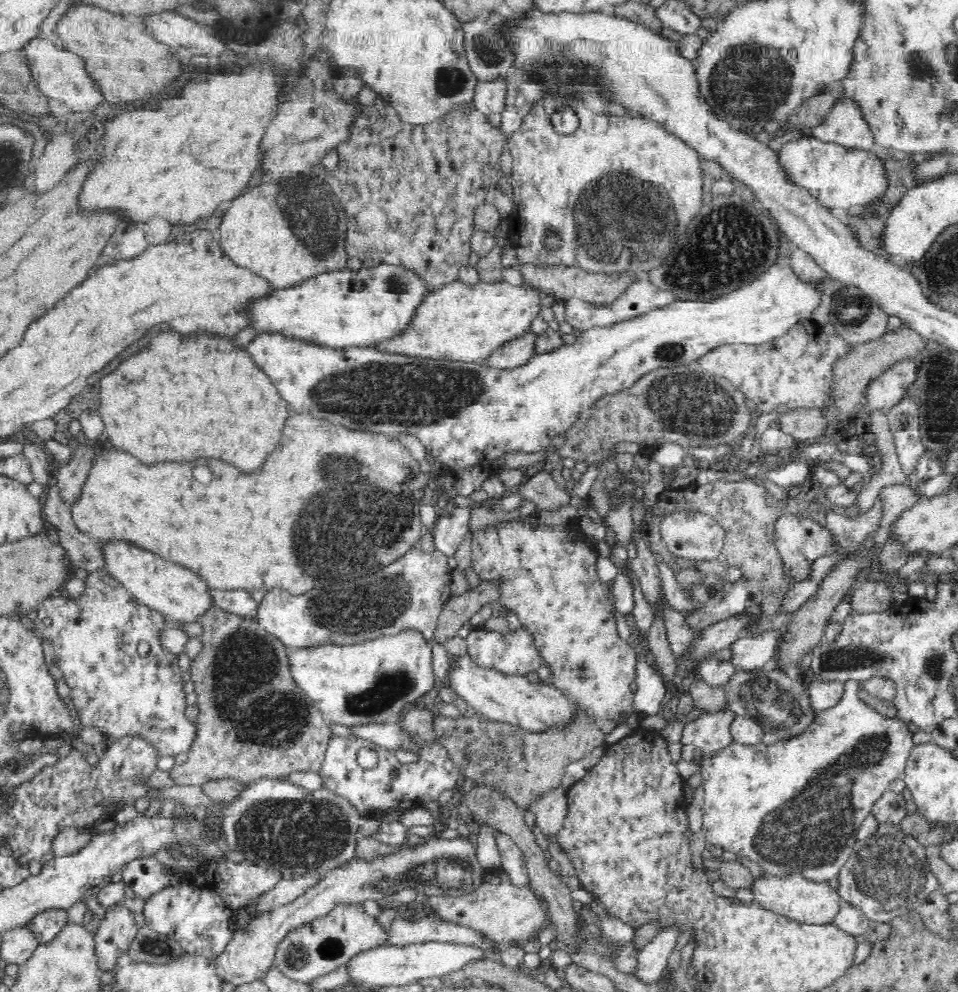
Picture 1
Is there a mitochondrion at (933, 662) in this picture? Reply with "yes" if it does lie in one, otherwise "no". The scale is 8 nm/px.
yes

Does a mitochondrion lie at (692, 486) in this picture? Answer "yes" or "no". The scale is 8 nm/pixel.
no

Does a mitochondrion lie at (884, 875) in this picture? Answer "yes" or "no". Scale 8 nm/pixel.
yes

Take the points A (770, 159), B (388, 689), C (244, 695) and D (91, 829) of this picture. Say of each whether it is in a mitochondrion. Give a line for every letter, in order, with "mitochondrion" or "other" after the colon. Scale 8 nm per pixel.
A: other
B: mitochondrion
C: mitochondrion
D: other

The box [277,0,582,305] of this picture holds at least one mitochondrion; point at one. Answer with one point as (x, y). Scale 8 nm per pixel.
(448, 82)

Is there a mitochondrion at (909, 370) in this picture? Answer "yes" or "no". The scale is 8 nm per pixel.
no

